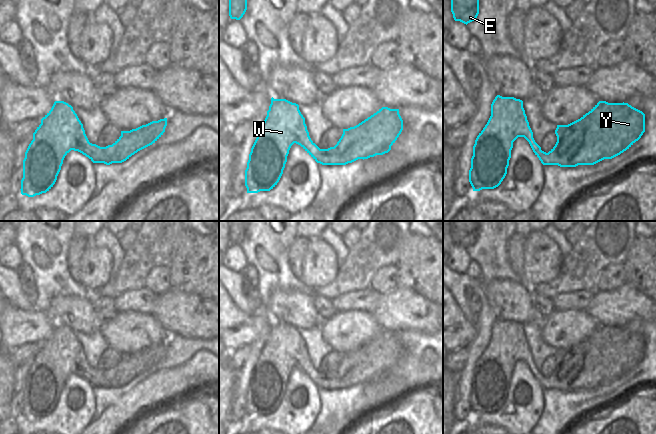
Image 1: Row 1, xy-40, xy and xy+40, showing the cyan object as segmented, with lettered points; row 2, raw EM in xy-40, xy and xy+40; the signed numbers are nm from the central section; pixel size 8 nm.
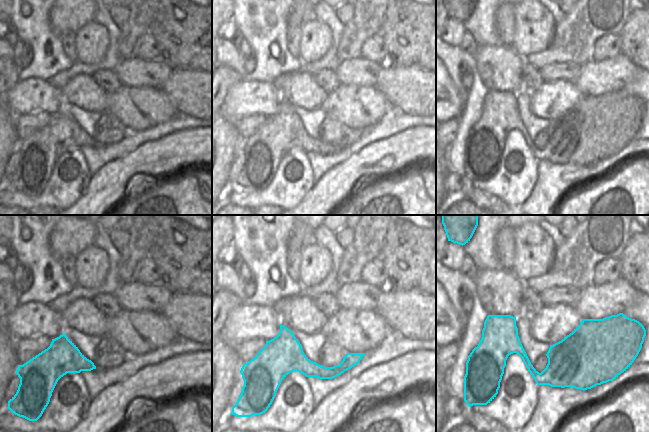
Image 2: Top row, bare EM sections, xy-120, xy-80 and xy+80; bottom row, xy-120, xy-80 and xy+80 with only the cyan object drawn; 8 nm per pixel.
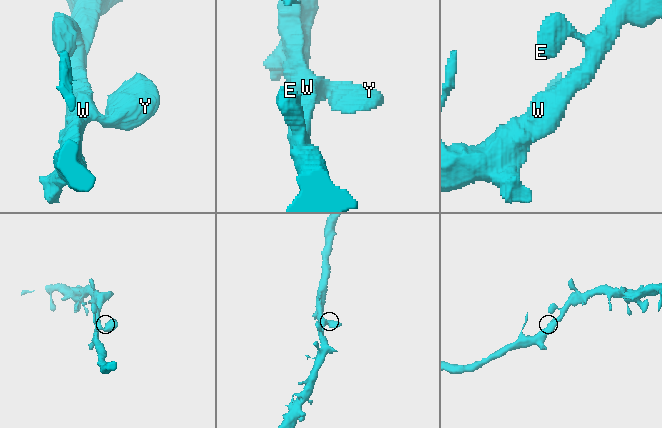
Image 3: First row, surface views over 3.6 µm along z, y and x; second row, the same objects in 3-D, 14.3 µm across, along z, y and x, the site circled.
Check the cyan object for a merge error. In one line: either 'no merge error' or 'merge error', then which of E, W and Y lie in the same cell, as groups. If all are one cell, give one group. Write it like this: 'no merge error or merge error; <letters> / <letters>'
no merge error; E W Y

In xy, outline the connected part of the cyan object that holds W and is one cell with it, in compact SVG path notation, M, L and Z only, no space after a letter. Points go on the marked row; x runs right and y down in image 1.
M272 97L267 116L249 154L245 170L247 193L270 191L277 185L283 174L289 150L294 143L300 145L317 163L346 165L358 159L364 160L388 153L402 130L403 120L399 114L399 109L382 107L358 125L343 129L343 134L334 147L320 149L309 136L305 118L299 110L299 105L286 99Z

